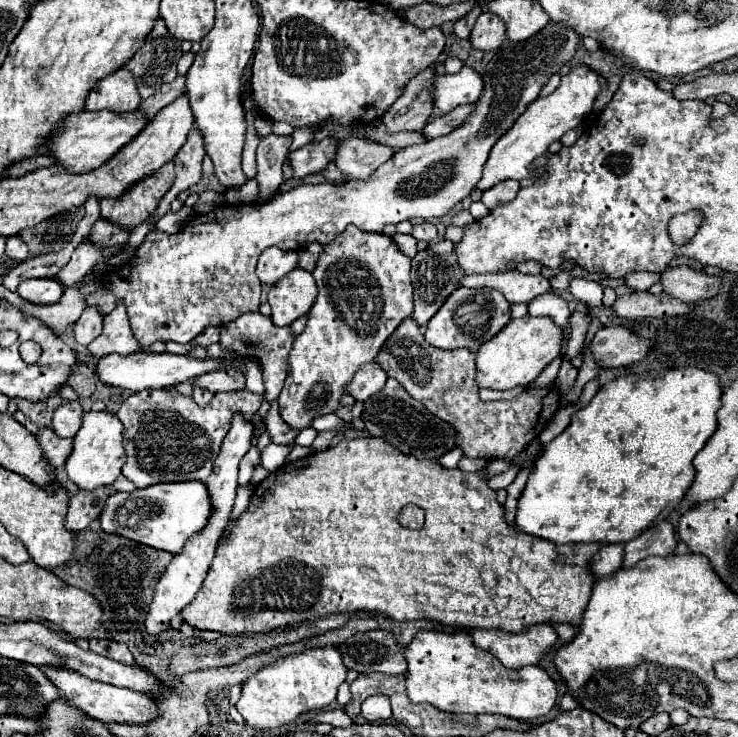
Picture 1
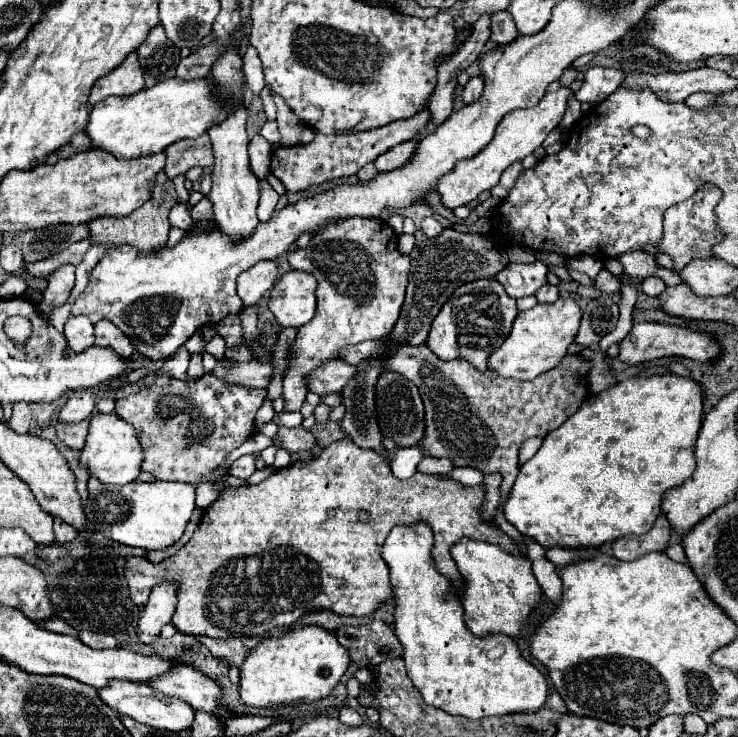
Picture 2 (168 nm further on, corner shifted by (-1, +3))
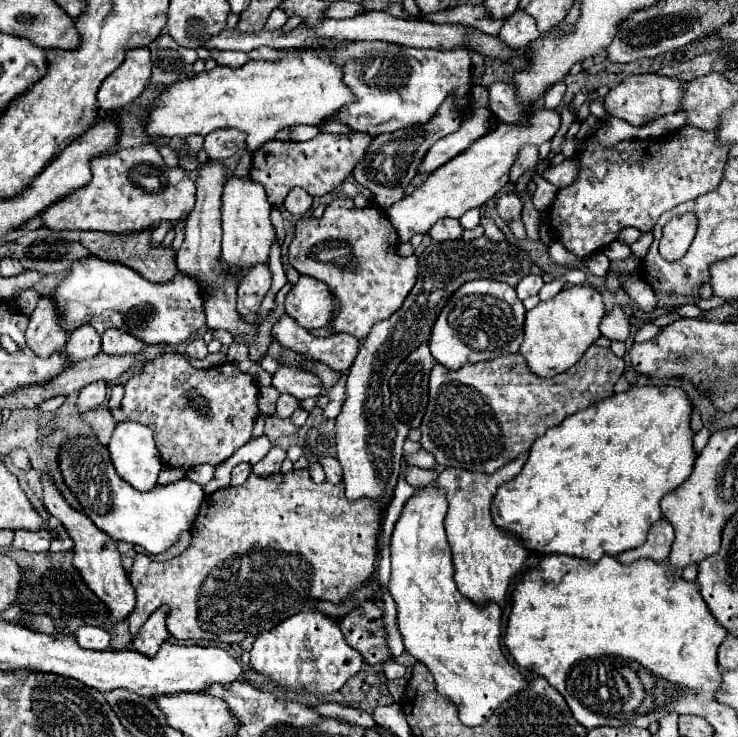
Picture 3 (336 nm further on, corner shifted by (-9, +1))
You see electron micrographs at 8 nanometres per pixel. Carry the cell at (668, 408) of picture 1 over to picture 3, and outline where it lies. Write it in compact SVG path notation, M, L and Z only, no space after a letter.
M635 386L635 388L627 390L627 392L613 394L613 396L605 398L605 400L601 400L599 404L593 404L591 408L565 418L555 428L549 428L545 432L545 436L541 436L531 446L529 460L525 462L521 474L515 480L511 480L511 482L507 482L507 484L503 484L499 488L499 492L497 492L495 500L493 500L493 506L491 506L495 524L499 528L505 528L505 530L511 530L511 532L519 534L519 538L525 542L525 546L529 550L533 550L533 552L539 552L539 554L571 554L571 556L577 556L577 558L597 560L603 554L617 556L619 552L625 552L625 550L641 546L643 540L647 538L649 528L661 518L659 500L665 494L669 494L675 488L679 488L689 478L689 474L693 470L693 462L697 458L697 452L693 448L693 430L689 426L691 412L693 412L693 408L691 408L689 396L681 388L677 388L677 386L667 386L667 388L659 388L659 386Z

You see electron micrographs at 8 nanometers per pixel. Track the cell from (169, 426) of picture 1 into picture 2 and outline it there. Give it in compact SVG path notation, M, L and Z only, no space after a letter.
M169 374L157 376L157 382L149 384L137 394L129 394L115 402L115 414L131 422L137 430L143 446L143 470L151 472L157 480L181 480L199 484L201 476L207 476L231 450L241 446L253 434L253 418L263 404L265 390L251 390L247 386L231 386L215 374L205 374L195 382L175 380Z

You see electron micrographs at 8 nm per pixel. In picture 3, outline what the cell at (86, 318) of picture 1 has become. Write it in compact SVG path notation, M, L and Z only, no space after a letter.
M83 324L69 334L65 344L65 354L71 362L81 362L93 358L101 352L101 336L91 324Z

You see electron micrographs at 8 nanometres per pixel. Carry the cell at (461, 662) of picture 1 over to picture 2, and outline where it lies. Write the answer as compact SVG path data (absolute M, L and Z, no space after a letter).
M415 522L415 524L411 524L411 526L403 526L403 524L395 526L395 528L389 532L389 536L387 536L387 540L383 542L383 546L381 546L381 556L383 556L383 560L385 560L387 566L389 566L389 572L391 572L391 588L393 588L393 596L395 596L395 622L393 622L393 630L395 630L399 642L403 644L403 660L405 660L405 664L407 664L409 678L411 678L413 684L419 688L423 700L425 700L427 704L435 706L435 708L441 708L441 710L453 714L453 716L465 716L465 718L471 718L471 720L479 720L479 718L485 718L485 716L503 716L503 714L513 714L513 712L535 712L535 710L539 710L539 708L545 704L545 698L547 698L547 680L545 680L545 676L543 676L533 664L529 664L529 662L521 656L521 652L517 650L517 644L515 644L511 638L507 638L507 636L503 636L503 634L487 634L487 636L479 638L479 636L475 636L475 634L471 634L471 632L467 630L465 620L463 620L461 600L459 600L459 596L455 594L455 590L451 590L449 578L443 576L443 574L439 574L439 570L435 568L435 562L433 562L433 558L431 558L431 548L433 548L433 530L431 530L431 526L429 526L427 522Z

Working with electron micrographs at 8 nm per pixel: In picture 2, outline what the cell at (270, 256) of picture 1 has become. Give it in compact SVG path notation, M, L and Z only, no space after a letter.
M261 260L237 278L237 294L243 306L253 306L259 298L273 286L277 278L277 264L271 260Z

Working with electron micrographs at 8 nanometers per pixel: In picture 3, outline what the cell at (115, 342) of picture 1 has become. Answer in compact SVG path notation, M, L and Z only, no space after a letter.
M107 330L103 332L103 346L101 350L109 356L125 356L125 354L139 354L143 350L143 344L139 344L139 340L135 340L133 336L127 336L127 332L119 332L115 330Z

